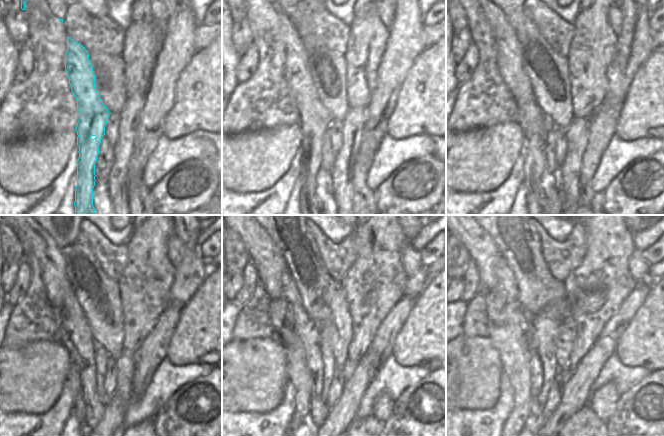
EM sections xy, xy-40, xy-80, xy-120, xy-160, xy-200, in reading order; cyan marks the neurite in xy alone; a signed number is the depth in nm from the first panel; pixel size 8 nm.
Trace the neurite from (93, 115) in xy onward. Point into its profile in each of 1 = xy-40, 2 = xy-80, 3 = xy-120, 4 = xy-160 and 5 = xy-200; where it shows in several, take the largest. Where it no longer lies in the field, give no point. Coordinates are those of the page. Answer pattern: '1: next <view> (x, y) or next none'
1: next xy-40 (314, 119)
2: next xy-80 (530, 117)
3: next xy-120 (34, 239)
4: next xy-160 (263, 253)
5: next xy-200 (484, 252)

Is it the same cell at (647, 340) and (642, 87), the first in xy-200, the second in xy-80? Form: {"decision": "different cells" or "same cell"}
{"decision": "same cell"}

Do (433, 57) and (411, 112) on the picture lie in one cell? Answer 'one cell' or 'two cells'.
one cell

